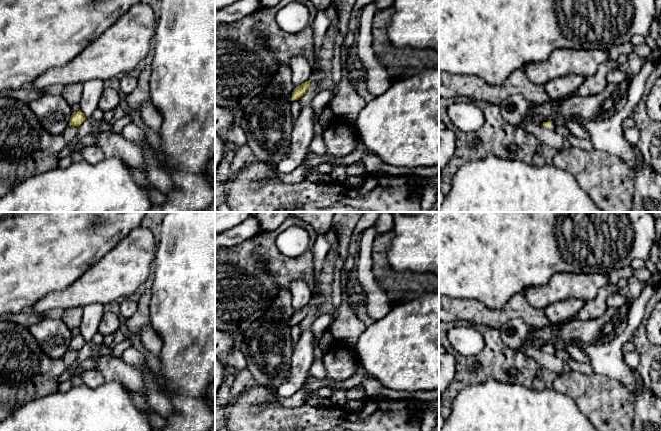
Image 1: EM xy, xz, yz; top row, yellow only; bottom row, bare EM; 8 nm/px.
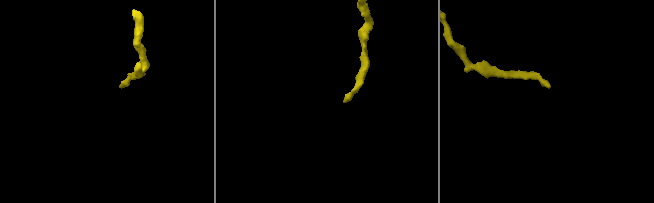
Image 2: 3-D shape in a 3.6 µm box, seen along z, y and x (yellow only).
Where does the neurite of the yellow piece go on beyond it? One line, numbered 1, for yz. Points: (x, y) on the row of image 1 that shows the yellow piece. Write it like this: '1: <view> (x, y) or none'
1: none

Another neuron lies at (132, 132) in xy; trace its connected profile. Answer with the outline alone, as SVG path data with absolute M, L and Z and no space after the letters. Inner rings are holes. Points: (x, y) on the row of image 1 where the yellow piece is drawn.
M133 122L129 123L123 128L121 135L129 141L141 144L143 147L150 145L146 139L145 131L143 128Z

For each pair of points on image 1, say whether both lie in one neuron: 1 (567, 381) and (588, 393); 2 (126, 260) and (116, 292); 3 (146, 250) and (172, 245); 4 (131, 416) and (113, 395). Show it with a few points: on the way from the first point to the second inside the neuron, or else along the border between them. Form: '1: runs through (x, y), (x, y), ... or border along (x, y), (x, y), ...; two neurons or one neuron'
1: runs through (572, 383), (583, 389); one neuron
2: runs through (125, 268), (116, 277), (116, 284); one neuron
3: border along (158, 242), (153, 262); two neurons
4: runs through (126, 411), (116, 400); one neuron

